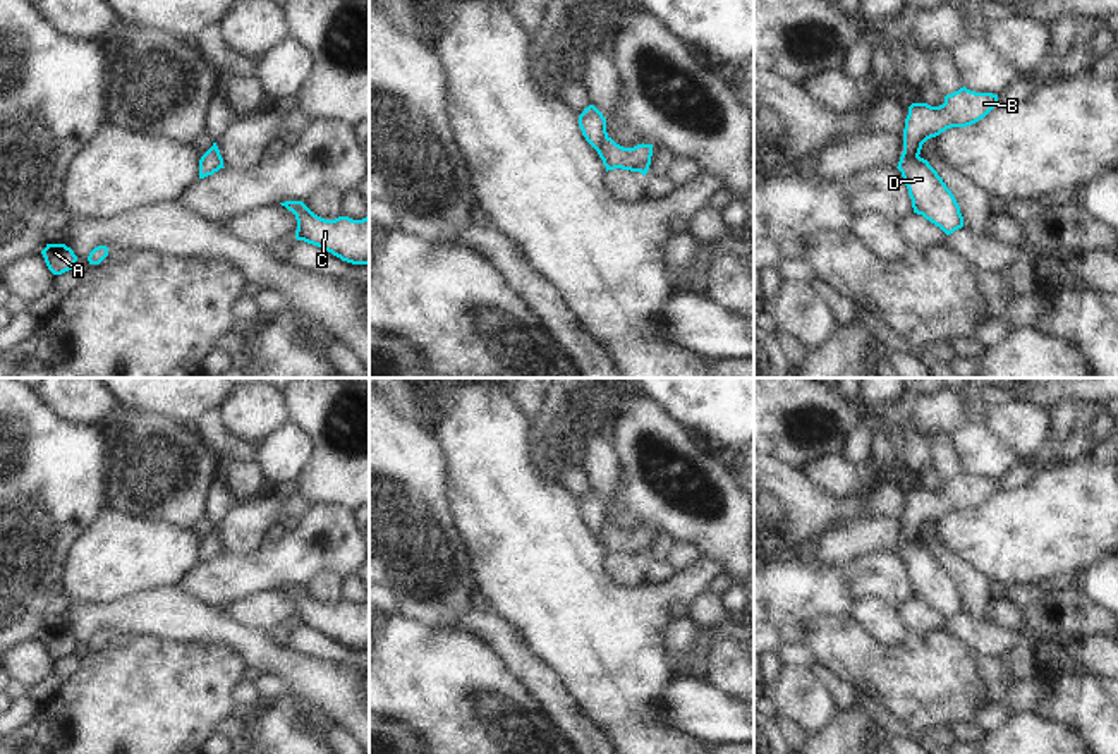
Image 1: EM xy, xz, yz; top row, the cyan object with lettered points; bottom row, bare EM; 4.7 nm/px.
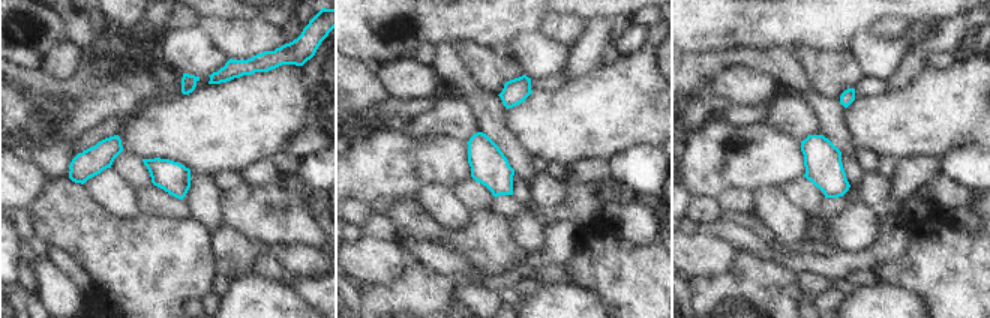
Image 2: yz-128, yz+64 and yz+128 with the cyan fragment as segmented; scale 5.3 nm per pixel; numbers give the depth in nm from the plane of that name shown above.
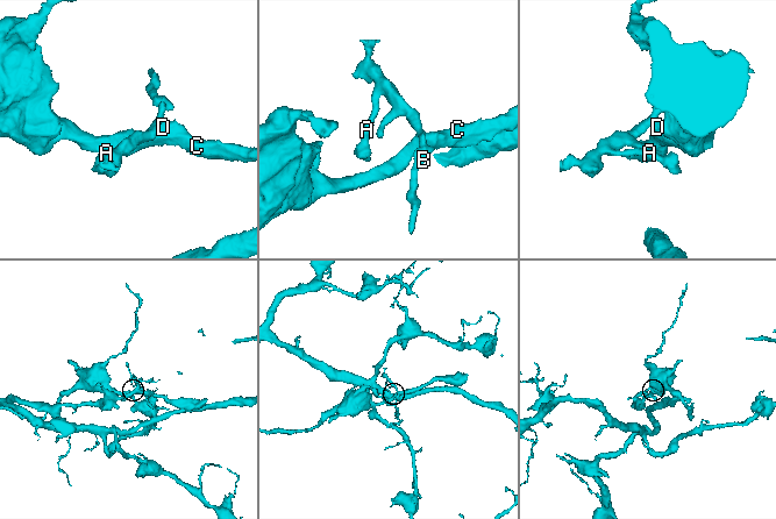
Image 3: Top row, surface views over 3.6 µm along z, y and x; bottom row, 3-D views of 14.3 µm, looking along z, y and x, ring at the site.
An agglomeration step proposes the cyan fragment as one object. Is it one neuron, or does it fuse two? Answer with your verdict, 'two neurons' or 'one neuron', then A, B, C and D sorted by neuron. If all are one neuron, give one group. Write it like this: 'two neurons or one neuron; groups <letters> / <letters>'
two neurons; groups A B / C D

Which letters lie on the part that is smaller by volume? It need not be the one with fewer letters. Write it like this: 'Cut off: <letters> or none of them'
Cut off: A, B

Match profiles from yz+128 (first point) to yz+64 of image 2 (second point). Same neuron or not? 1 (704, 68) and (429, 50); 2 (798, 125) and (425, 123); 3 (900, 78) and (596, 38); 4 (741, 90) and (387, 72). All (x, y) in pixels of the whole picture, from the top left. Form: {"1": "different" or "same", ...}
{"1": "different", "2": "same", "3": "same", "4": "same"}

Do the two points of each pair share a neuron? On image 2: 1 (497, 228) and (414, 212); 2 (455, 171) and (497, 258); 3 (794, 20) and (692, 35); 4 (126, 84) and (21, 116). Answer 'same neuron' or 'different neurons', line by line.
1: same neuron
2: different neurons
3: same neuron
4: same neuron

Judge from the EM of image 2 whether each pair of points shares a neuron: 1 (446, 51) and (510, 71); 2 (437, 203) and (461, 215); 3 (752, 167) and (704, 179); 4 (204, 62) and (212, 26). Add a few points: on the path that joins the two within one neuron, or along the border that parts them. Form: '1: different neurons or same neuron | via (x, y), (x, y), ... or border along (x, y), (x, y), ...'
1: different neurons | border along (452, 45), (477, 84)
2: same neuron | via (443, 204), (455, 215)
3: same neuron | via (740, 167), (728, 167), (716, 173)
4: different neurons | border along (200, 26), (228, 59)

